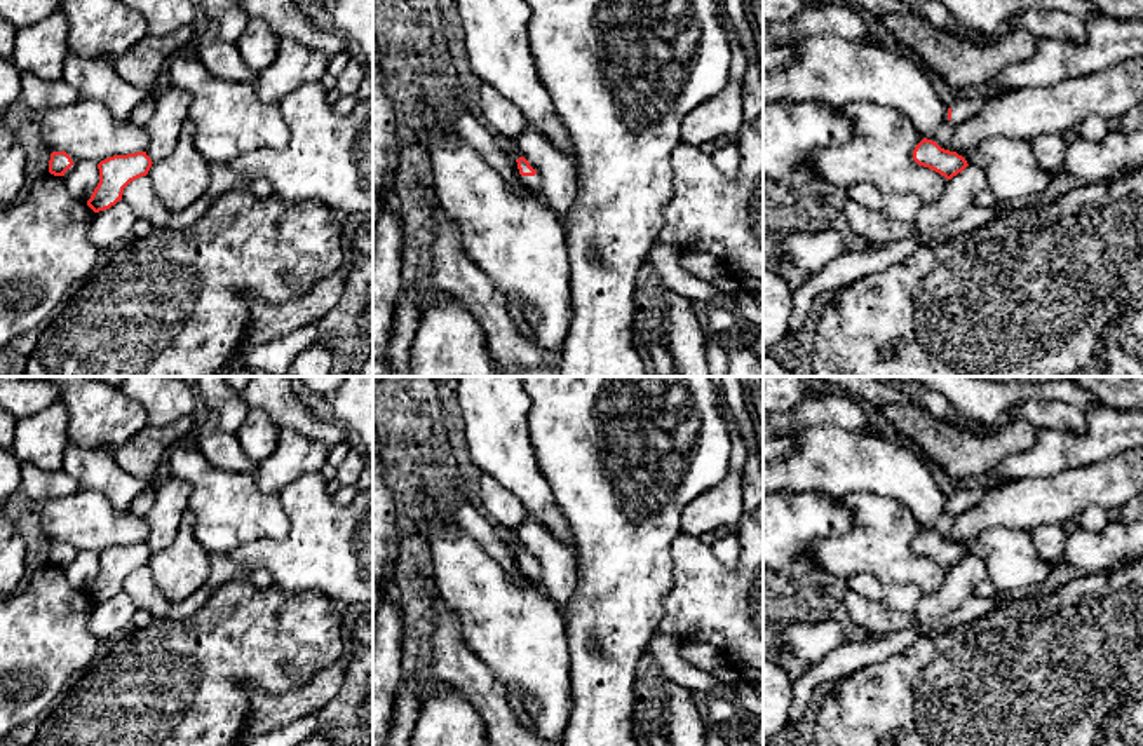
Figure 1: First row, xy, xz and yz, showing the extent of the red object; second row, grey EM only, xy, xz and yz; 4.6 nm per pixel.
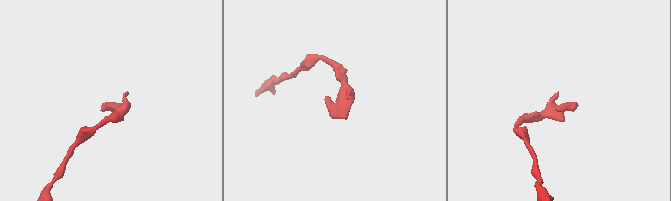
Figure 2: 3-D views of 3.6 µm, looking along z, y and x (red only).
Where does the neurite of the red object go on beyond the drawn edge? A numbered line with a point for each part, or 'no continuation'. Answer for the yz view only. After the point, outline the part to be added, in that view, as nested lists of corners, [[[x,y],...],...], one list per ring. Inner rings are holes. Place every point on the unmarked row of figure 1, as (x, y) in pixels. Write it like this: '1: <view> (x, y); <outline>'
1: yz (962, 499); [[[990,485],[986,488],[957,488],[948,498],[951,500],[951,512],[962,514],[964,511],[979,504],[990,492],[993,492],[998,485]]]

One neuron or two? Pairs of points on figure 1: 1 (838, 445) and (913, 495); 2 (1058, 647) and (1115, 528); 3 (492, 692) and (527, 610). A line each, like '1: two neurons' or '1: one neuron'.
1: one neuron
2: two neurons
3: two neurons

